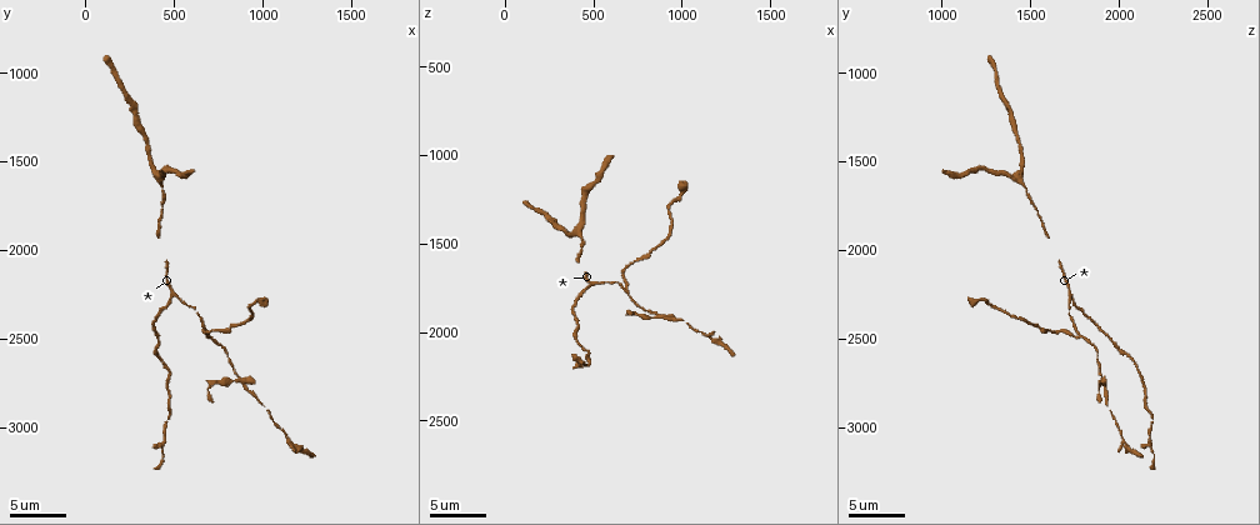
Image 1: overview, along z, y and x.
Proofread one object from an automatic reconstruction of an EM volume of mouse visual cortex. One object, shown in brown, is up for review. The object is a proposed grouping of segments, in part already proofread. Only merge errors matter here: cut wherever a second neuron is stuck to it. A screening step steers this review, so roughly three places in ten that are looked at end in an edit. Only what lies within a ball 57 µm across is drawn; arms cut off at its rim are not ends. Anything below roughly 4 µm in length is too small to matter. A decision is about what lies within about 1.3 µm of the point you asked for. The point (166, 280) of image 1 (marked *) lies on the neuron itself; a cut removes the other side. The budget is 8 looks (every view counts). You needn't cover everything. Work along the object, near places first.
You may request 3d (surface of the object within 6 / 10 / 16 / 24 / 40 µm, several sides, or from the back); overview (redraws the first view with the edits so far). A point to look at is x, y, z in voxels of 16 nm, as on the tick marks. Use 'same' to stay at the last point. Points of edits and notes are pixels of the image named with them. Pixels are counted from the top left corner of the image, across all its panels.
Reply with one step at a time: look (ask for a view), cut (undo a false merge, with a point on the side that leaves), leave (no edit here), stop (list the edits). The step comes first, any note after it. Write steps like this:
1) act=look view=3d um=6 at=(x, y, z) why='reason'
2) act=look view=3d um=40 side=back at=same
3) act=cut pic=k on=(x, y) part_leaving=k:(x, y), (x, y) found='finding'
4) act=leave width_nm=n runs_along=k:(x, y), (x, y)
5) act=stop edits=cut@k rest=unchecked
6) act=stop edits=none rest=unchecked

act=look view=3d um=10 at=(680, 2500, 1740) why='a fork'

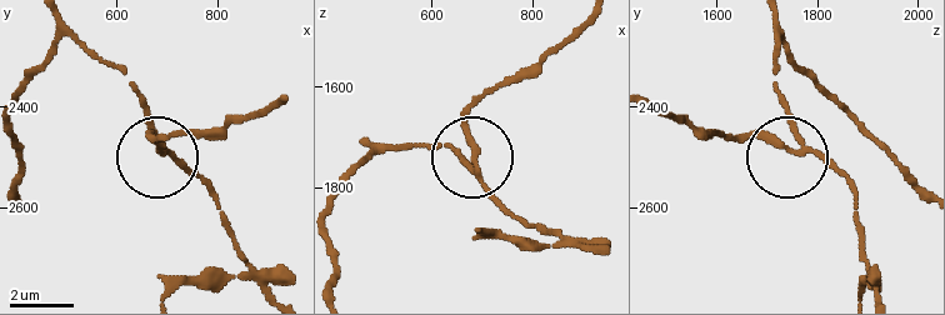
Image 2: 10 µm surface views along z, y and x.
act=cut pic=2 on=(468, 129) width_nm=170 part_leaving=2:(474, 169), (466, 123), (474, 106), (530, 74), (579, 26) found='a second neuron is stuck on'

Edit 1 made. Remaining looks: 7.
act=look view=overview

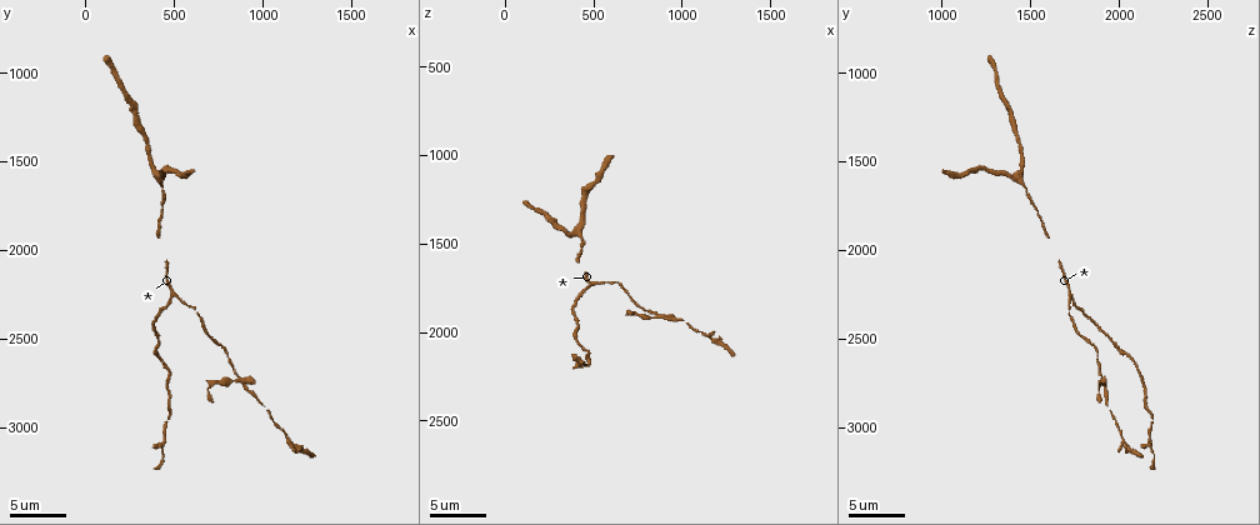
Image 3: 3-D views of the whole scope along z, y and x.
act=look view=3d um=6 at=(860, 2720, 1900) why='four or more arms meet'

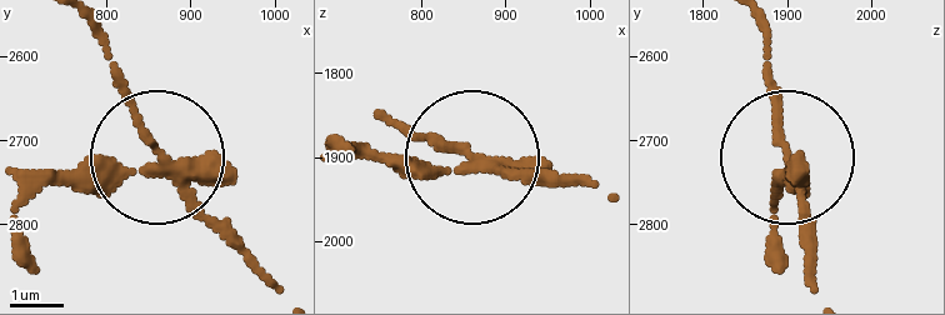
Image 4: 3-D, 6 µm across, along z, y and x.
act=cut pic=4 on=(100, 164) arms=4 part_leaving=4:(179, 168), (90, 168), (36, 194), (23, 221), (31, 270) found='a second neuron is stuck on'

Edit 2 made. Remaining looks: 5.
act=look view=3d um=16 at=(480, 2260, 1720) why='a fork'

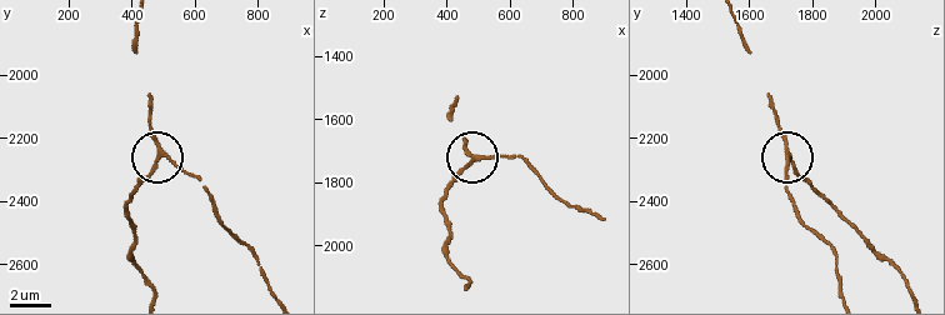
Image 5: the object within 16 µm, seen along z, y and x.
act=look view=3d um=16 side=back at=(490, 2260, 1730) why='other side'

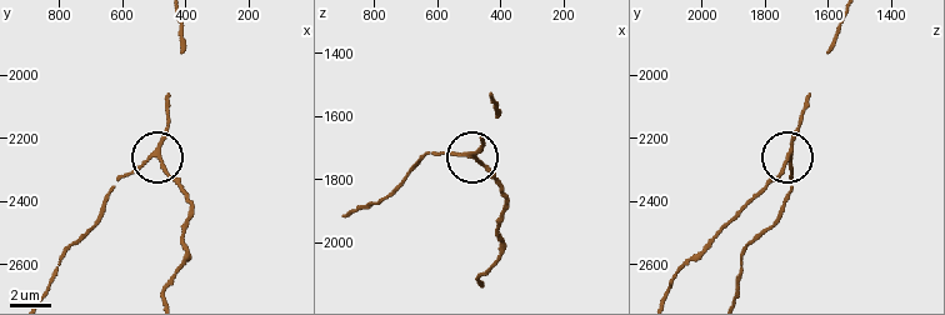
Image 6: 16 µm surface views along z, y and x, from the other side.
act=leave width_nm=170 found='all the same neuron'

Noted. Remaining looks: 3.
act=look view=3d um=10 at=(420, 1580, 1380) why='three arms meet'

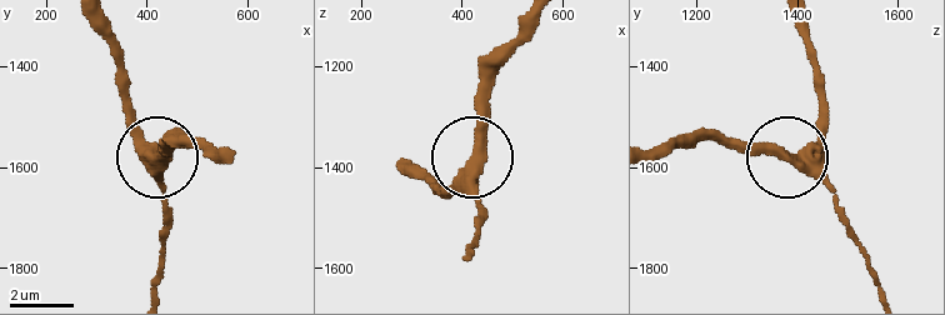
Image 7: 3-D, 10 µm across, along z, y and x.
act=leave arms=3 found='continuous, no second neuron'

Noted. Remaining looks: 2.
act=stop edits=cut@2,cut@4 rest=unchecked

